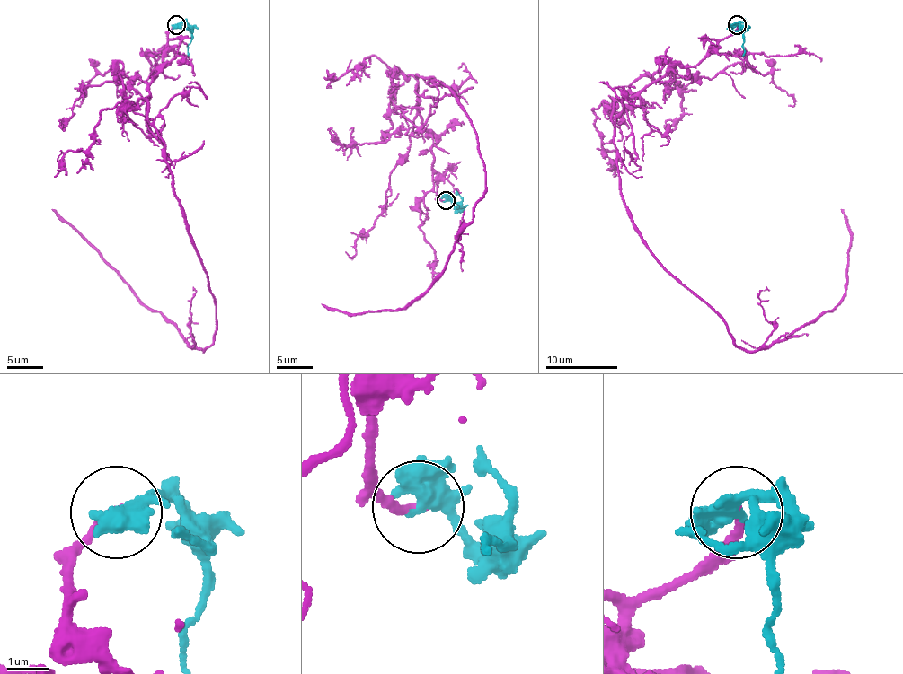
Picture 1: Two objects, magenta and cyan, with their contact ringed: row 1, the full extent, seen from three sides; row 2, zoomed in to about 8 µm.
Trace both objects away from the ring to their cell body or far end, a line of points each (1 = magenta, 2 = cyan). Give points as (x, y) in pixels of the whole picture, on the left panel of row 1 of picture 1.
1: (176, 24), (165, 65), (151, 80), (149, 121), (214, 296), (214, 341), (205, 350), (189, 343), (52, 210)
2: (176, 24), (187, 24), (190, 33), (189, 55)

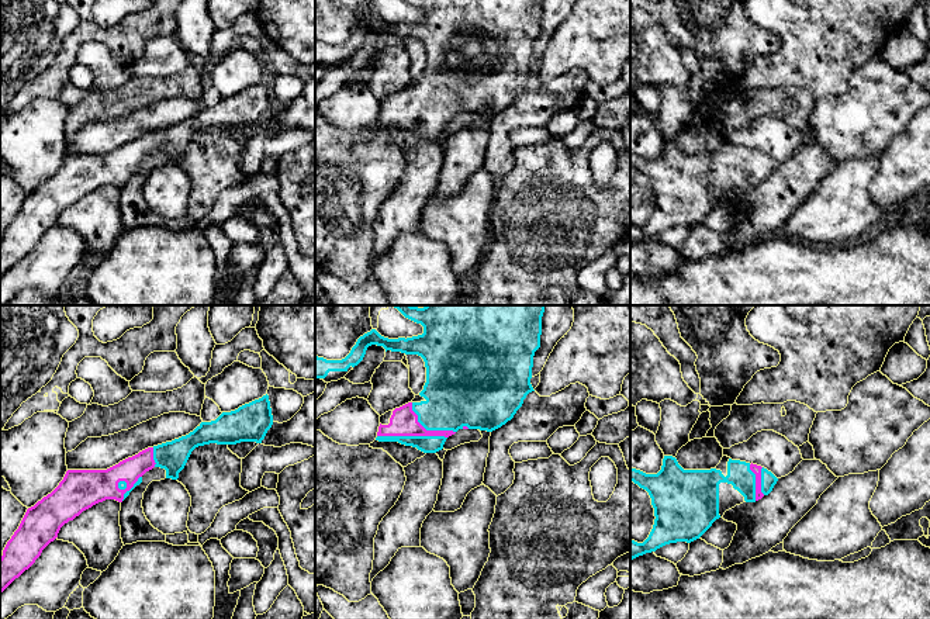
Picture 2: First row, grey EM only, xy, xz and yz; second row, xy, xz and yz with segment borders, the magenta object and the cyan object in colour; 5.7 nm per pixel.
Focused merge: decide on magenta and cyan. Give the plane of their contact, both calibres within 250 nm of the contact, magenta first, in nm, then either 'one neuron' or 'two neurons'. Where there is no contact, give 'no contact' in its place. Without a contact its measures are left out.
xz | 160/100 nm | one neuron

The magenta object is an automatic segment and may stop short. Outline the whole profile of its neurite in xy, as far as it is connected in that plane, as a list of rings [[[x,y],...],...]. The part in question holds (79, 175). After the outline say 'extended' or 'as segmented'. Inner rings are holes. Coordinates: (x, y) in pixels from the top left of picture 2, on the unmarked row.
[[[263,80],[215,106],[201,107],[193,117],[148,132],[107,155],[68,155],[59,170],[28,193],[0,242],[0,279],[58,222],[60,212],[83,196],[106,184],[122,187],[153,152],[177,165],[191,136],[204,129],[262,128],[273,110],[269,80]]]; extended

